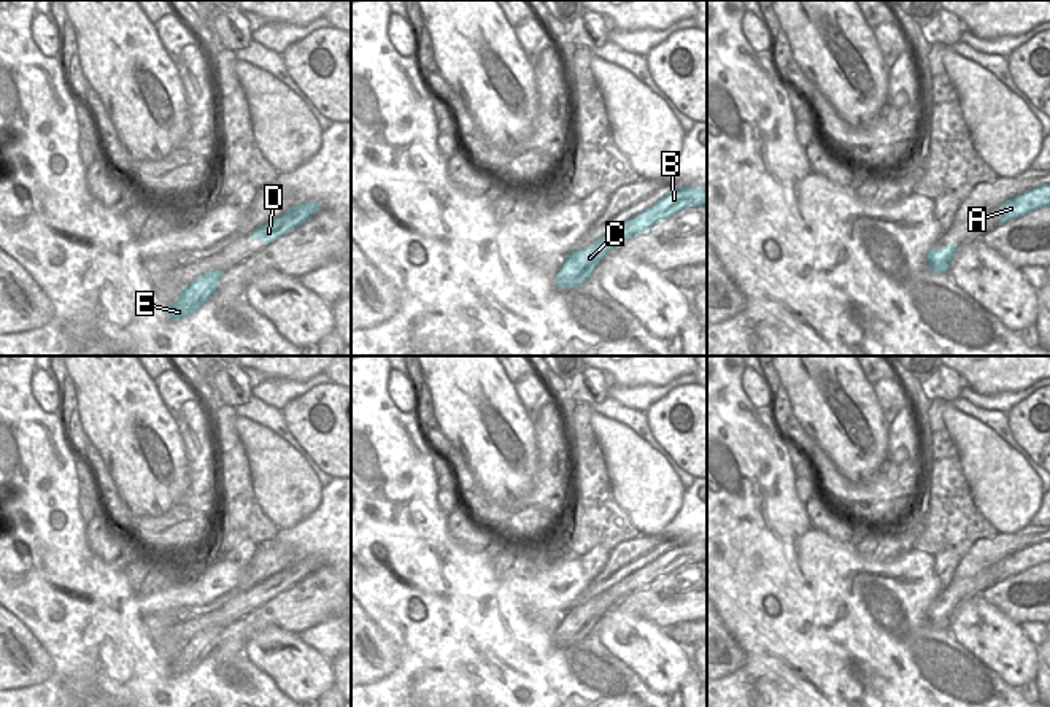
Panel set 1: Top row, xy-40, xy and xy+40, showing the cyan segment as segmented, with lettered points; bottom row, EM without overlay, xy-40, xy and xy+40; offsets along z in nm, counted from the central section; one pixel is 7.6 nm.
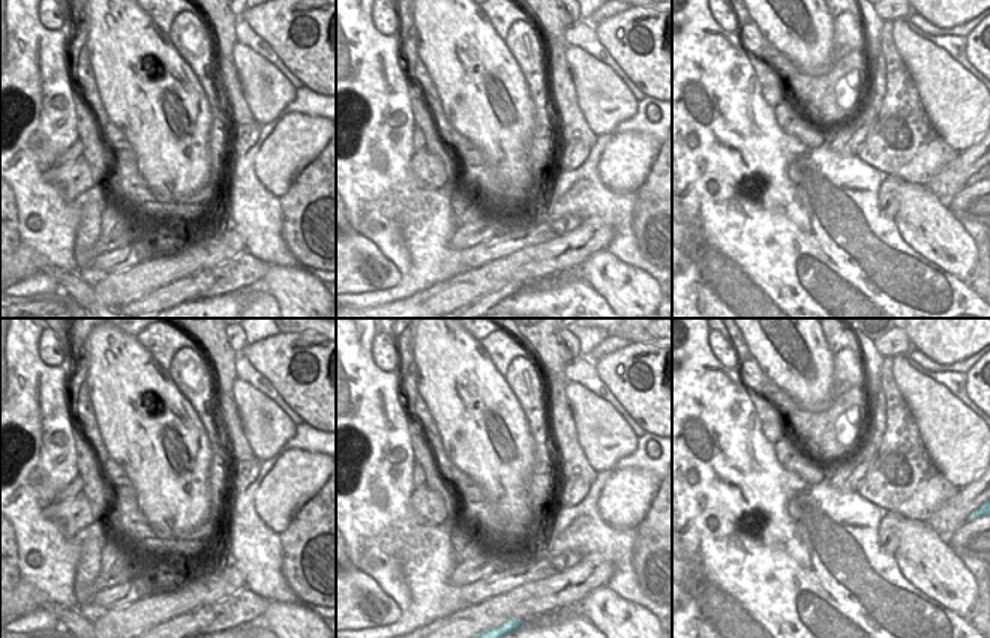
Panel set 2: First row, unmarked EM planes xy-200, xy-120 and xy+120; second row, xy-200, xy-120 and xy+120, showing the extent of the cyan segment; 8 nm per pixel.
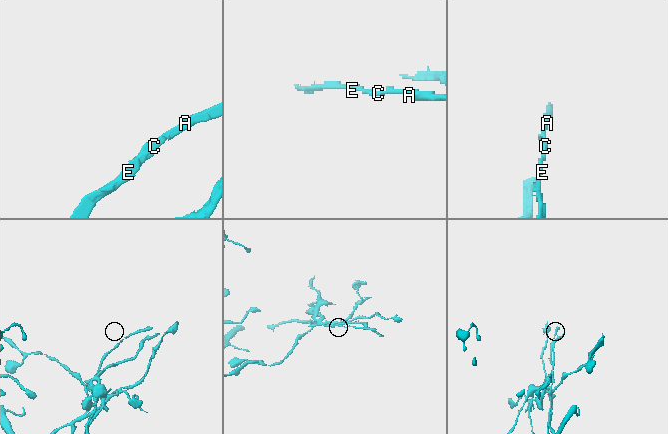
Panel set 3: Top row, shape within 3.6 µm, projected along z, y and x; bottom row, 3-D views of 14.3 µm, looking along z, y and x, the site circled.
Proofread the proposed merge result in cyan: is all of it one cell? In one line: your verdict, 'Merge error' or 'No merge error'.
Merge error

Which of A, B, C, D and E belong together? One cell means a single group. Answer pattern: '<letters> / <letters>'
A B D / C E

